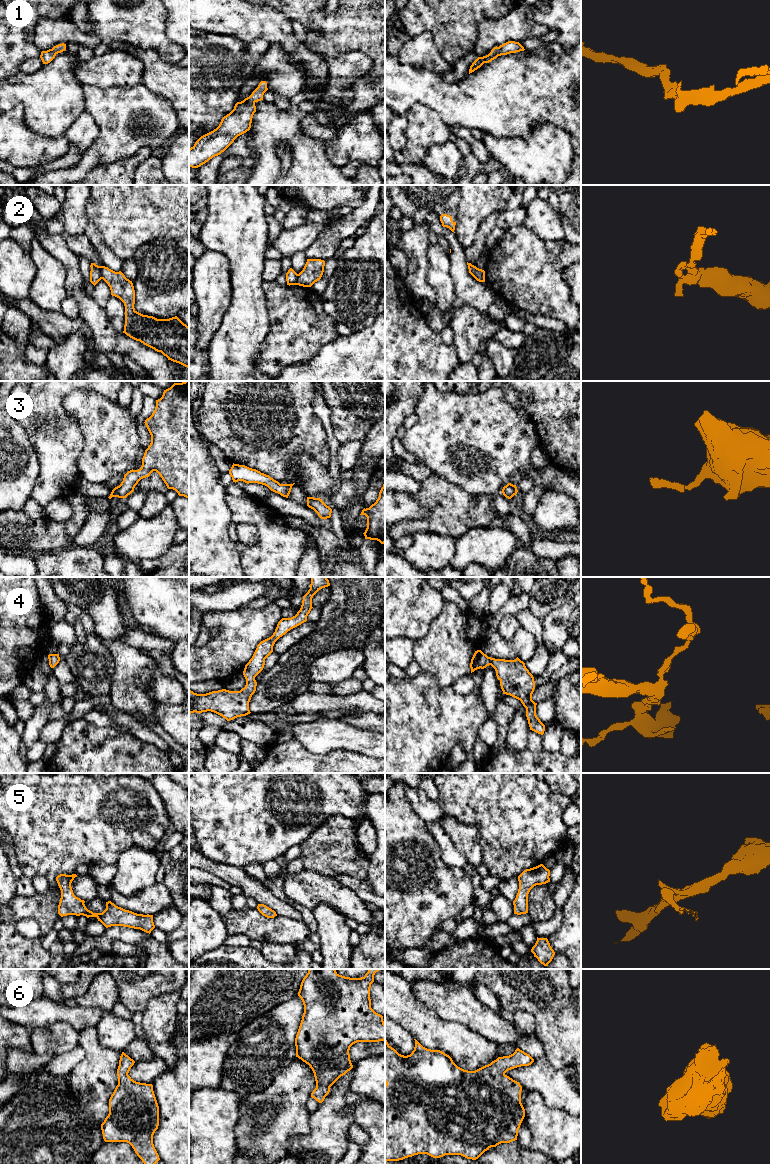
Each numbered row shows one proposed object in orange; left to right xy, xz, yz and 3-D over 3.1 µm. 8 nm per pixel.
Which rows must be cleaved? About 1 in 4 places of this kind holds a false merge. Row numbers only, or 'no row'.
2

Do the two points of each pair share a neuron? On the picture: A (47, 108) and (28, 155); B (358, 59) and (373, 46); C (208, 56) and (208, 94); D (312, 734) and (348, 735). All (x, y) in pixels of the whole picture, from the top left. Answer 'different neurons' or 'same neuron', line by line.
A: different neurons
B: different neurons
C: same neuron
D: same neuron

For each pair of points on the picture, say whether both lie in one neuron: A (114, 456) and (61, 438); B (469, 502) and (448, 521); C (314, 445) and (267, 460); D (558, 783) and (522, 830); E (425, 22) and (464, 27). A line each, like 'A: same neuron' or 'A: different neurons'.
A: different neurons
B: same neuron
C: same neuron
D: different neurons
E: same neuron

